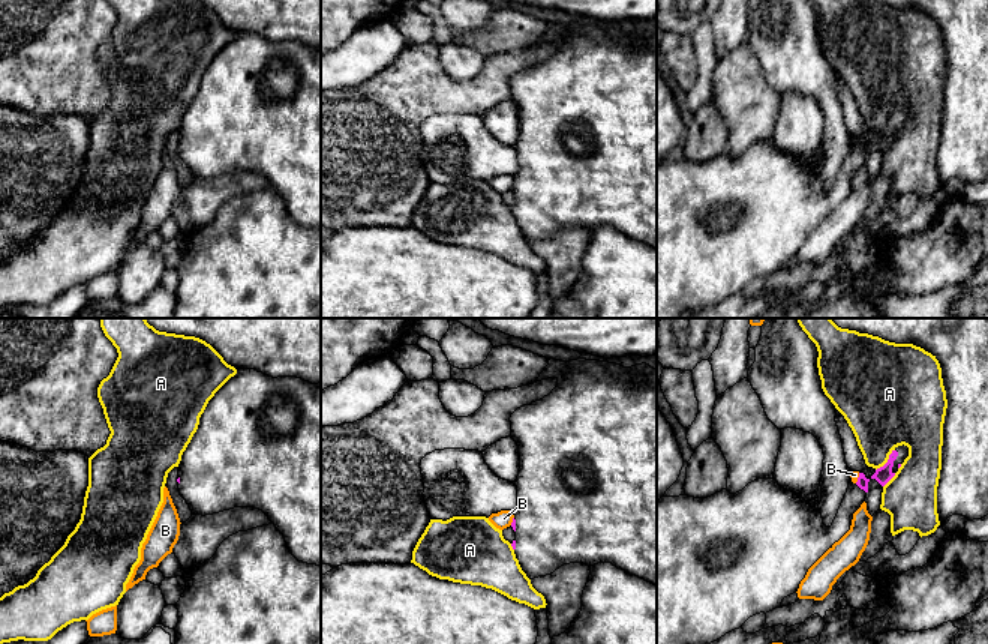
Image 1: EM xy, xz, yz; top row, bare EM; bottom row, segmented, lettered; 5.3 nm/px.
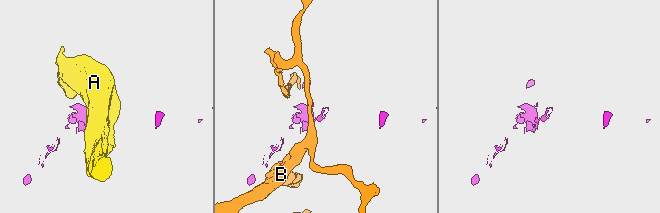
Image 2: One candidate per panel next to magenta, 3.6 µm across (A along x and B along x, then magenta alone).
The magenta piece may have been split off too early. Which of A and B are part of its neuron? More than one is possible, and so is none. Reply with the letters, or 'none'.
none

